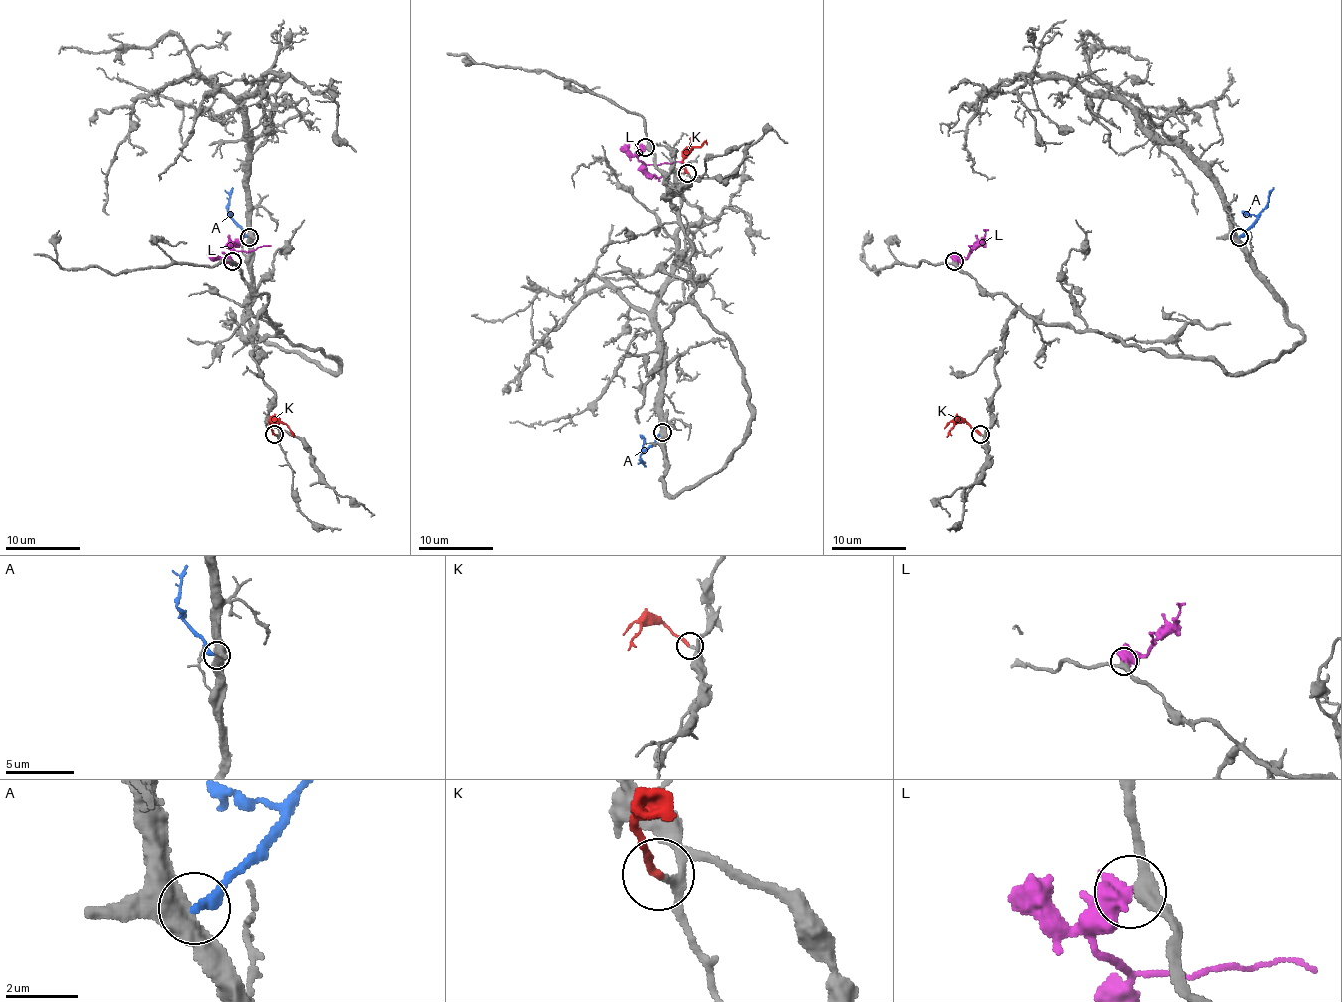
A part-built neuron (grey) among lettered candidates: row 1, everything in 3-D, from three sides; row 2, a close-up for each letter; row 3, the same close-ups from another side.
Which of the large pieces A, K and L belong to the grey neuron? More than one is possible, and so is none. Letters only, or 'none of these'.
K, L

